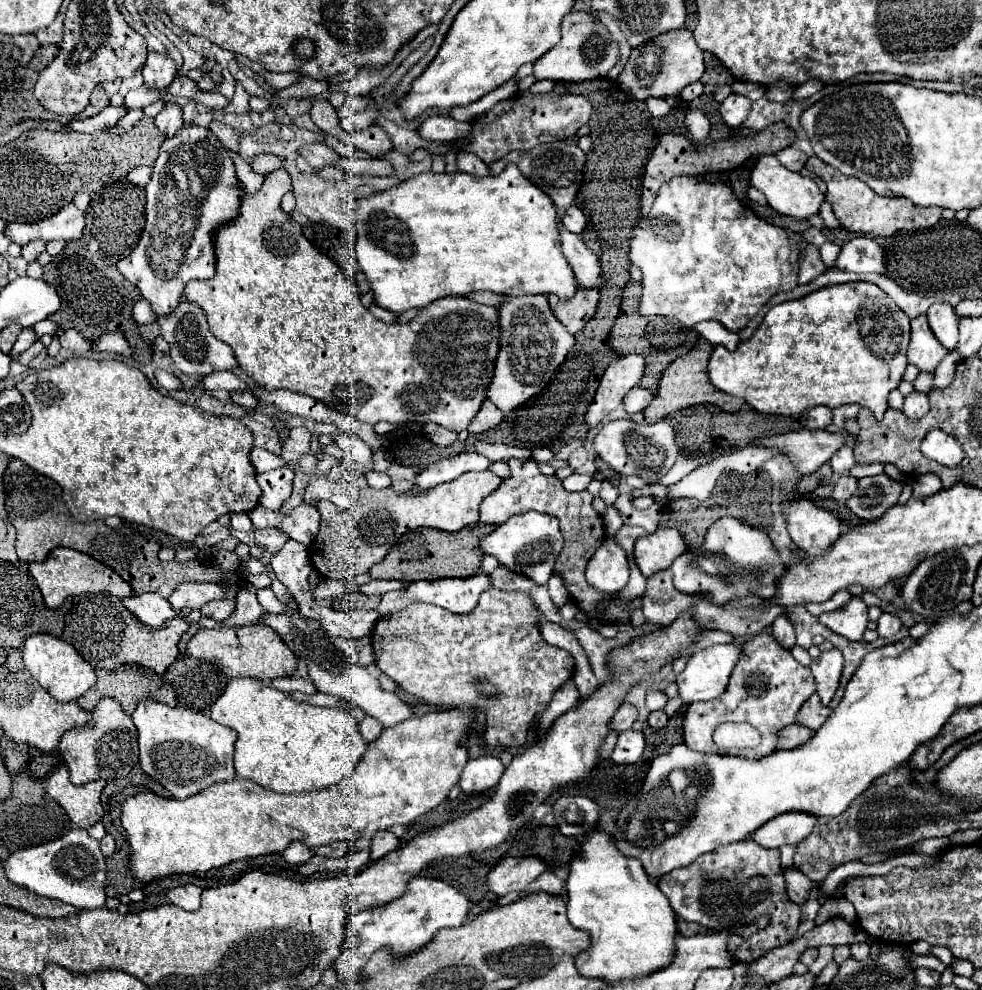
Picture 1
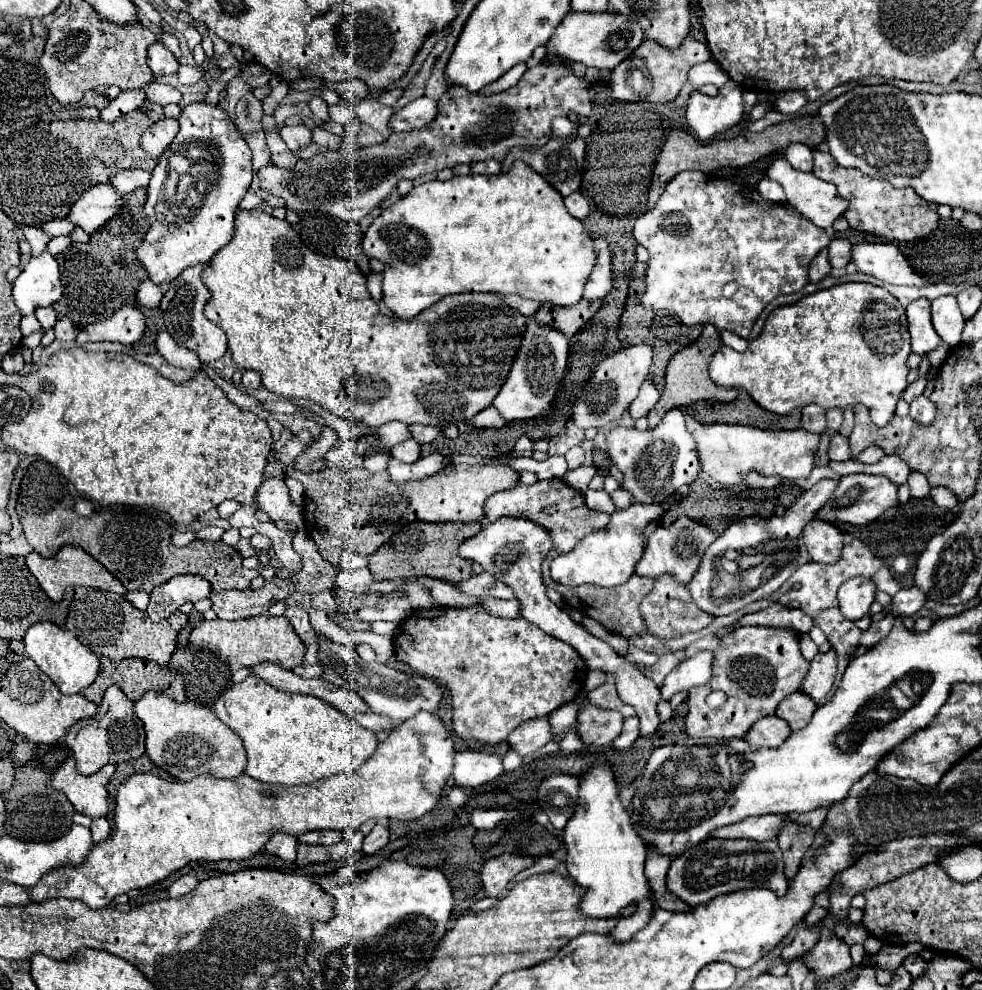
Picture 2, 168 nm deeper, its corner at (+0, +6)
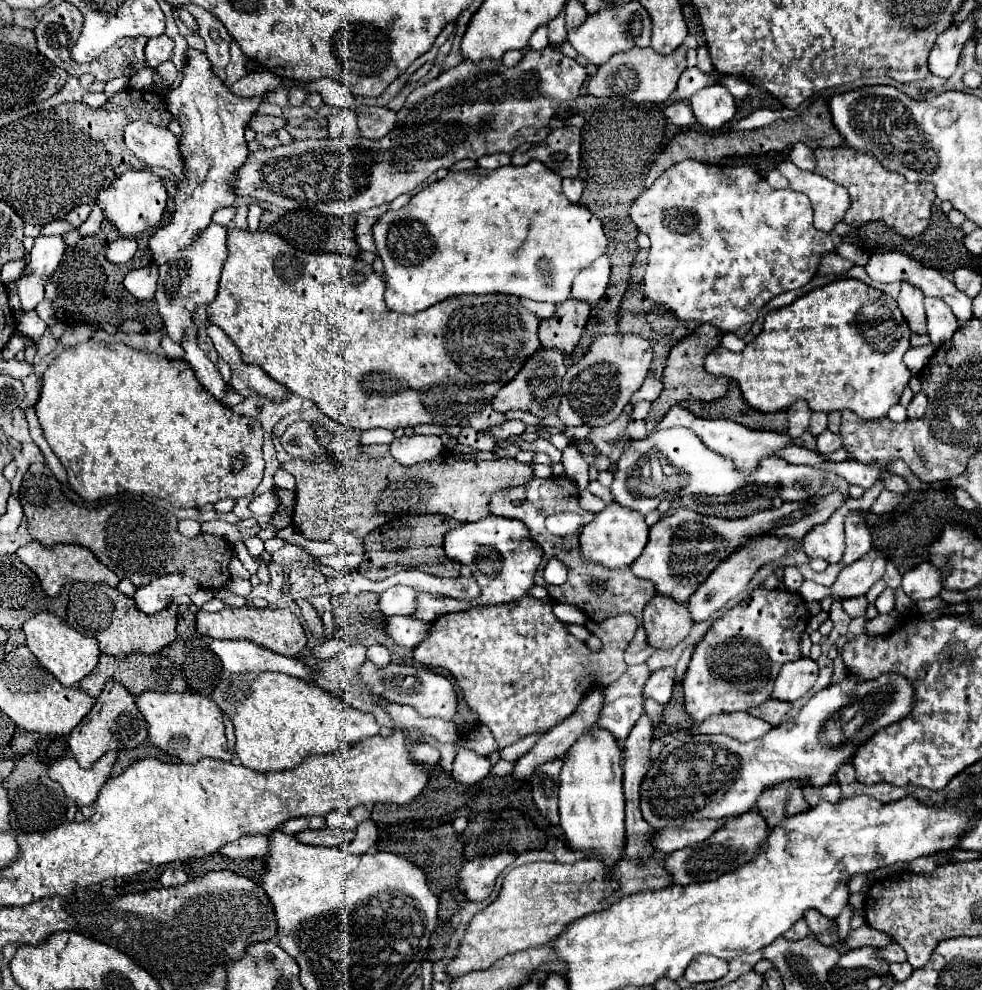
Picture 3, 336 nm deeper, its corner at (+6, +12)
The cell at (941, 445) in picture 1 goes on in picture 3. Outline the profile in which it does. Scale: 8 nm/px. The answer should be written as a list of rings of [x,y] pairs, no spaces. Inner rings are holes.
[[[923,392],[915,394],[915,398],[911,400],[911,404],[909,404],[909,408],[907,408],[907,412],[909,412],[909,418],[911,418],[911,420],[915,420],[915,418],[921,418],[921,416],[925,414],[925,408],[927,408],[927,404],[929,404],[929,400],[927,400],[927,396],[925,396]]]

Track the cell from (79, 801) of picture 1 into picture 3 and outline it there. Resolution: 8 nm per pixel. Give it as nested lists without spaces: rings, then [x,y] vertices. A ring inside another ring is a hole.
[[[109,750],[91,768],[79,768],[77,760],[71,754],[67,754],[51,764],[49,776],[63,786],[65,794],[77,806],[91,806],[97,800],[101,786],[111,776],[111,766],[115,764],[115,760],[117,752]]]

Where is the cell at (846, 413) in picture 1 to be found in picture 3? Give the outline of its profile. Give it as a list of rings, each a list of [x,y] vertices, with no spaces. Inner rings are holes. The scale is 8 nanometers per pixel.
[[[813,412],[811,422],[809,422],[809,432],[813,432],[813,436],[819,436],[825,430],[827,430],[827,414],[825,412]]]

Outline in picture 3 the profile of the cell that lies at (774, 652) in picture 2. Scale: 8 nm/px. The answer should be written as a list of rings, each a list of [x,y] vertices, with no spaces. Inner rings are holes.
[[[755,588],[745,600],[713,622],[695,646],[683,678],[685,710],[699,724],[711,714],[739,712],[763,704],[785,662],[801,658],[801,636],[811,614],[801,594]]]

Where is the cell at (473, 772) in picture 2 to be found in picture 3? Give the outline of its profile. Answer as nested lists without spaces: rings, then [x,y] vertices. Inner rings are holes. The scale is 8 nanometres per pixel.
[[[459,748],[451,774],[461,784],[477,784],[489,774],[489,770],[491,770],[491,762],[485,756],[473,750]]]

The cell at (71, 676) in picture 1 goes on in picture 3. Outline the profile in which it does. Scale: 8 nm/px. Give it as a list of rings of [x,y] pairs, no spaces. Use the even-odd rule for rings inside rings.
[[[41,612],[35,614],[33,618],[29,618],[23,624],[23,632],[27,636],[27,646],[31,648],[31,652],[39,658],[39,662],[63,684],[63,686],[73,686],[77,684],[81,678],[85,678],[87,674],[93,672],[93,668],[99,662],[99,644],[97,640],[79,634],[75,628],[71,628],[69,624],[65,624],[59,616],[51,614],[51,612]]]

